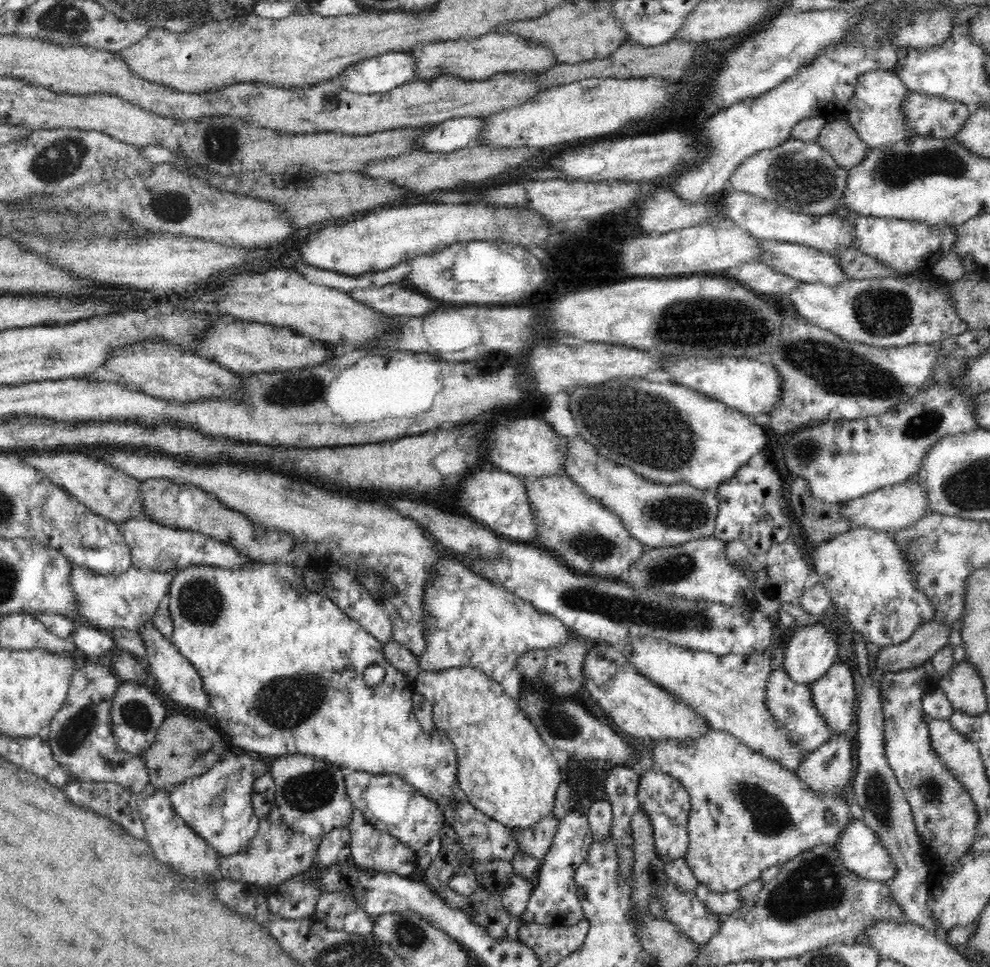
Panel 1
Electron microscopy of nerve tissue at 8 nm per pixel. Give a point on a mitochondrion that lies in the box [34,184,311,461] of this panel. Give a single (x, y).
(174, 207)

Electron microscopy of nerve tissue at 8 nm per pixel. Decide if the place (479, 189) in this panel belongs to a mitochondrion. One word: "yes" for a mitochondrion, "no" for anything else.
no

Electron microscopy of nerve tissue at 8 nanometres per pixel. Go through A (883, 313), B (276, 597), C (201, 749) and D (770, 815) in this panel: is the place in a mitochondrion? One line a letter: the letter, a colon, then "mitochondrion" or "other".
A: mitochondrion
B: other
C: mitochondrion
D: mitochondrion

